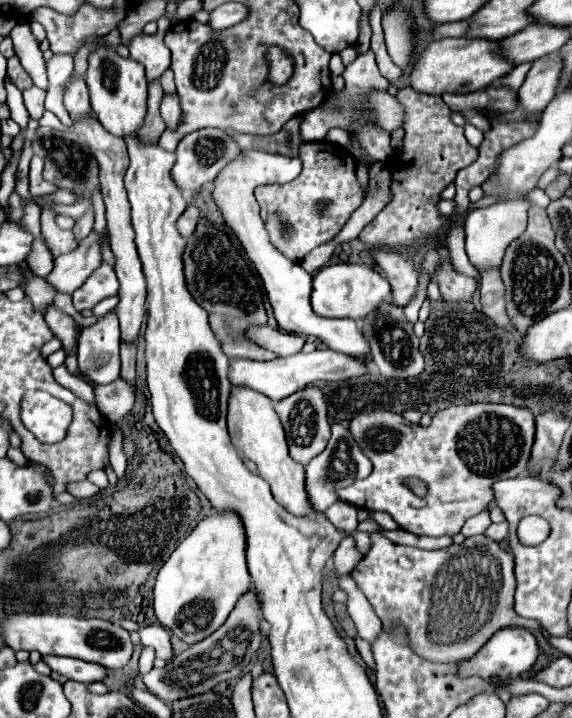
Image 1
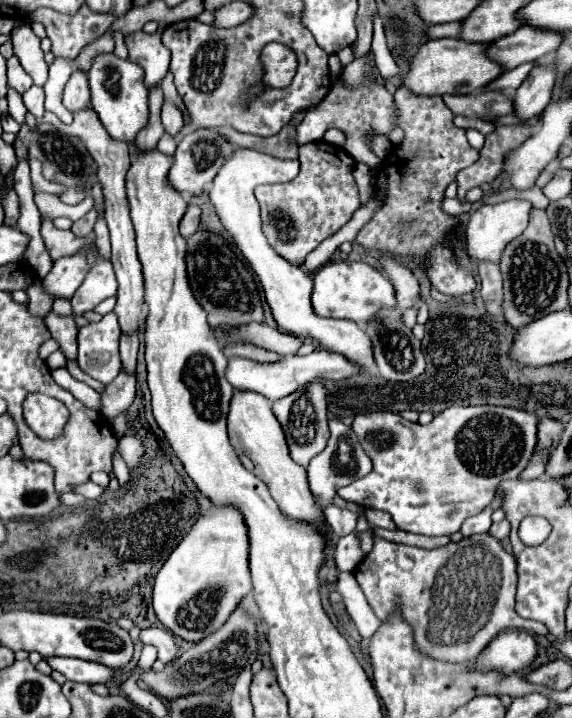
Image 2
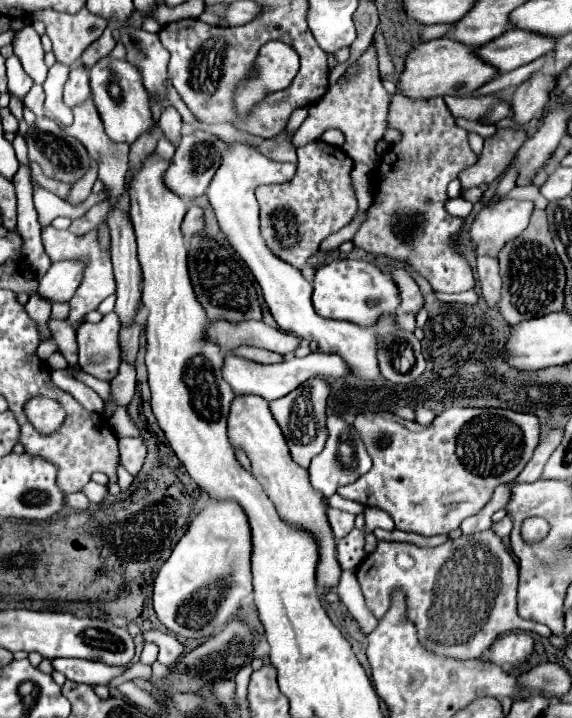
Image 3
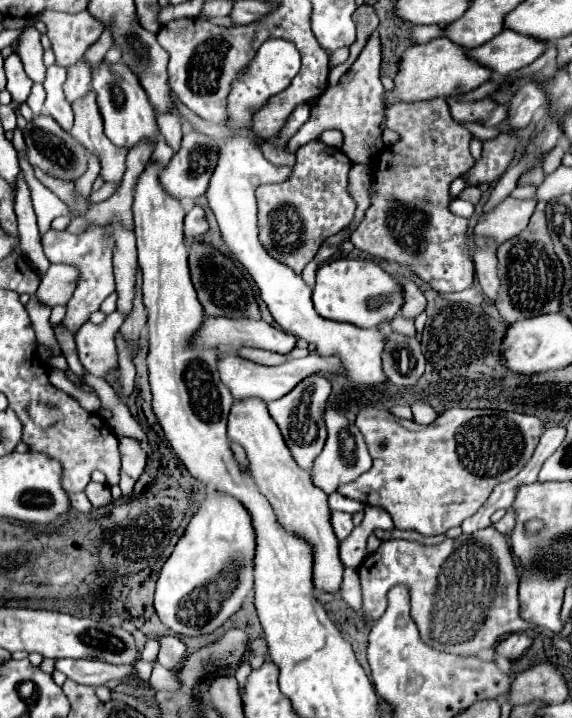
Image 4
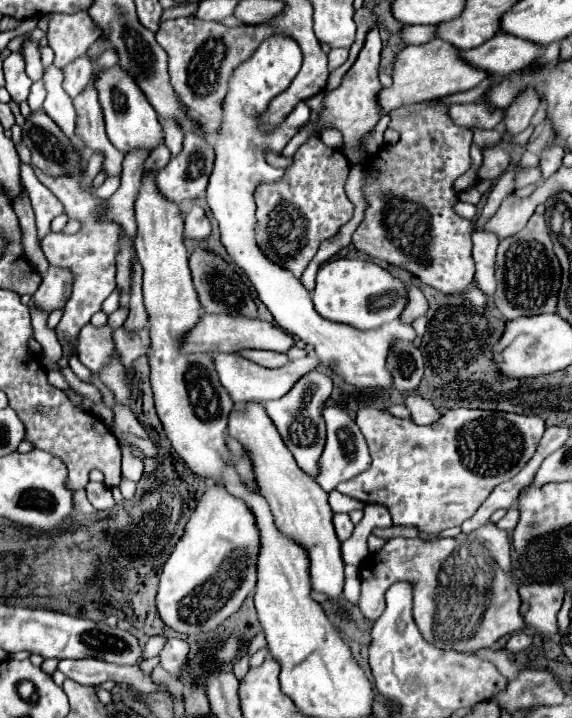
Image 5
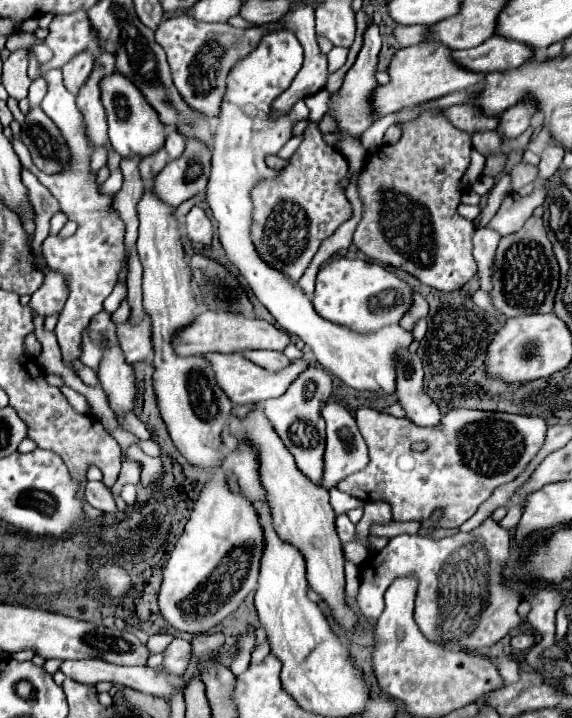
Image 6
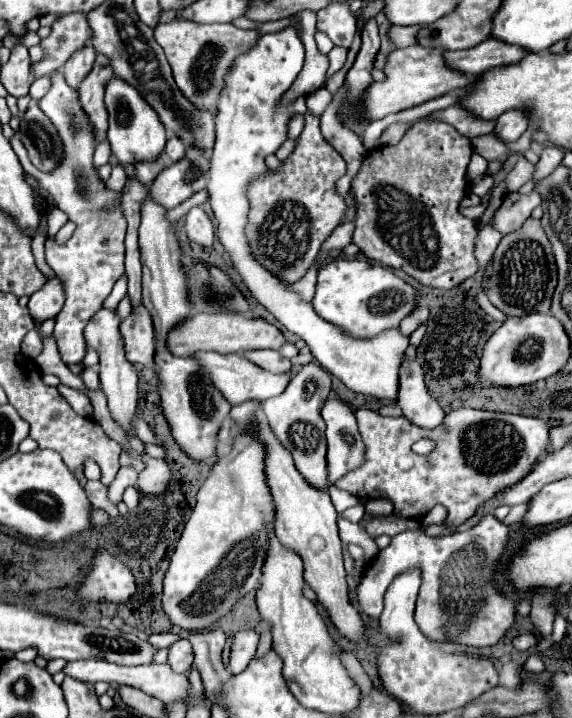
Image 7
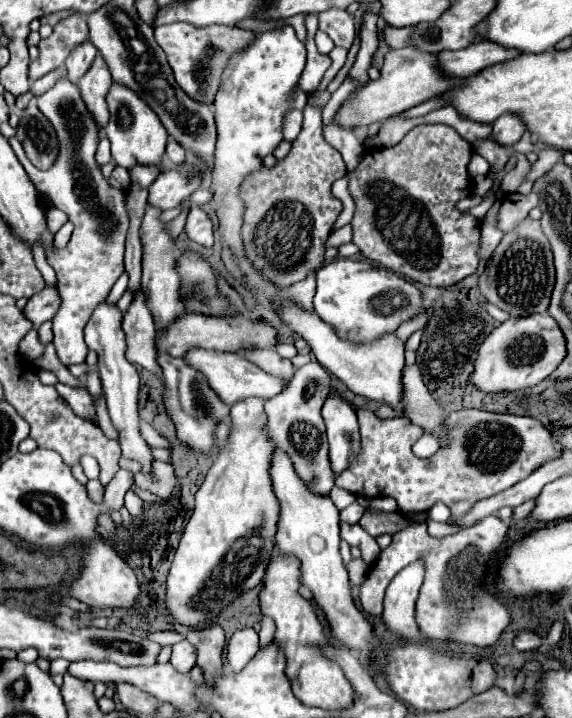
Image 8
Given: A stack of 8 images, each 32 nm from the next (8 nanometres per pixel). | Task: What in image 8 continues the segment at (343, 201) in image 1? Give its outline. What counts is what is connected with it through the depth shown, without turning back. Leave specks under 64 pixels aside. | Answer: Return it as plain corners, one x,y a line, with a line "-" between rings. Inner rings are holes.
312,102
304,108
304,122
290,154
272,168
250,172
240,186
244,200
242,244
246,260
278,290
302,282
324,264
324,244
332,224
342,212
342,202
334,198
330,186
346,174
340,152
324,140
322,108

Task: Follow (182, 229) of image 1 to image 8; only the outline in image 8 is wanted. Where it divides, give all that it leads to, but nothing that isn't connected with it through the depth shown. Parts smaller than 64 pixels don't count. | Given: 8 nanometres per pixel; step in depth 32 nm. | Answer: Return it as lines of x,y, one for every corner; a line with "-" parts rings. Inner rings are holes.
192,208
186,220
186,234
192,242
202,244
206,248
212,246
214,242
214,230
212,230
212,220
208,218
208,214
202,208

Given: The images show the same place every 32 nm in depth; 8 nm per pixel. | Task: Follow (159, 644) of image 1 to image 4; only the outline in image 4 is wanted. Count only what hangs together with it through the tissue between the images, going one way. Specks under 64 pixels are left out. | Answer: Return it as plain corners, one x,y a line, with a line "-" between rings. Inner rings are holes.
160,636
160,654
158,654
158,662
168,668
170,672
178,672
178,666
184,662
186,656
186,644
176,638
176,636

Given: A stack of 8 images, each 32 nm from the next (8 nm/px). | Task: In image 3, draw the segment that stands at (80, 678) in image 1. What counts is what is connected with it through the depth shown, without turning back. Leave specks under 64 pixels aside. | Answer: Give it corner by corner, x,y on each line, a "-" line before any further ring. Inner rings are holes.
56,658
52,660
52,666
54,670
62,672
68,680
78,684
90,684
90,686
108,684
112,678
118,678
128,670
126,666
110,666
104,662
74,660
74,658

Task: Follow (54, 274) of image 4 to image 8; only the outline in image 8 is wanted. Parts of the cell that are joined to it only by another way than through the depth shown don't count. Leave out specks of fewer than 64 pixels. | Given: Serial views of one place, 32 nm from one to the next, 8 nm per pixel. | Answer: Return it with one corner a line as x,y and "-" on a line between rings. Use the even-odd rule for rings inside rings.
44,288
40,294
32,296
24,308
24,316
26,320
30,320
34,324
34,328
40,328
40,324
52,320
52,316
56,314
60,304
58,298
58,290
56,288

